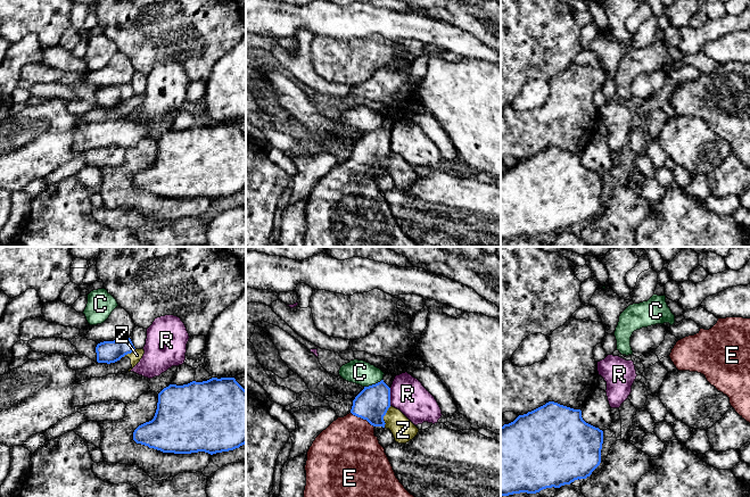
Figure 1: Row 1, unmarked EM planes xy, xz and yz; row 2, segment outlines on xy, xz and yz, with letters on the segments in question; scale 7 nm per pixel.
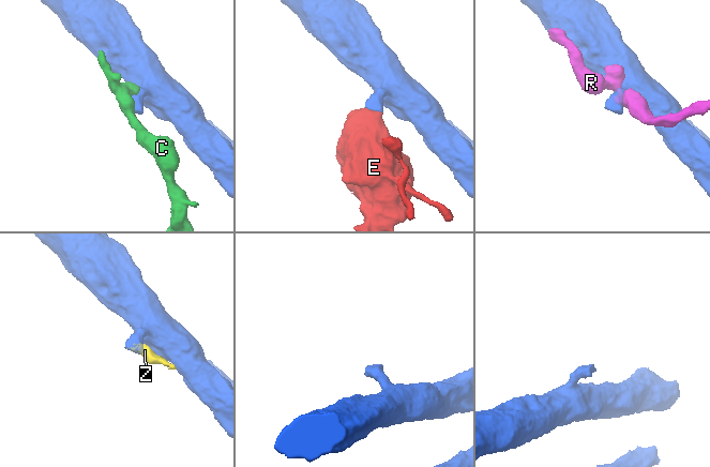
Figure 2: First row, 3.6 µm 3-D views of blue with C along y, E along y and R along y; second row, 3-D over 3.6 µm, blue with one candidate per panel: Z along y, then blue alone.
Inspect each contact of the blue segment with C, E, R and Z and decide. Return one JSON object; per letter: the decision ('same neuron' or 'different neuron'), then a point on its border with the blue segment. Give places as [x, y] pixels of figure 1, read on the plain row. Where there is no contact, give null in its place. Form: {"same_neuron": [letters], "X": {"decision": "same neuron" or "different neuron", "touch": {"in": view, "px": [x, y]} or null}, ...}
{"same_neuron": ["E"], "C": {"decision": "different neuron", "touch": {"in": "xz", "px": [372, 130]}}, "E": {"decision": "same neuron", "touch": {"in": "xz", "px": [362, 163]}}, "R": {"decision": "different neuron", "touch": {"in": "xz", "px": [389, 142]}}, "Z": {"decision": "different neuron", "touch": {"in": "xz", "px": [384, 160]}}}

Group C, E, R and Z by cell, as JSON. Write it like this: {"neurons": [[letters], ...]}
{"neurons": [["C"], ["E"], ["R"], ["Z"]]}

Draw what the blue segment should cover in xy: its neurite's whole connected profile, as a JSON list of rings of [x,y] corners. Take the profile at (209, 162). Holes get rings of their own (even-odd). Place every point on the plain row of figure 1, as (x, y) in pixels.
[[[212,123],[183,131],[170,130],[158,139],[154,164],[134,175],[133,185],[149,193],[174,199],[205,197],[213,200],[239,193],[246,189],[246,135],[234,123]]]

